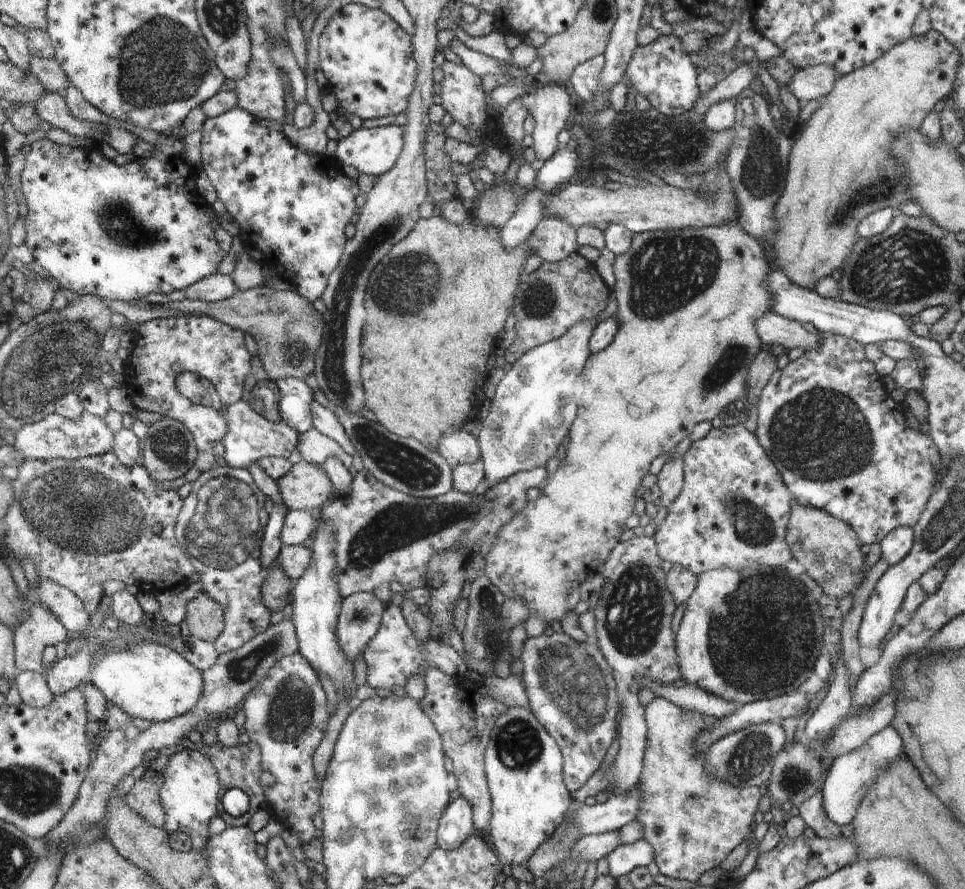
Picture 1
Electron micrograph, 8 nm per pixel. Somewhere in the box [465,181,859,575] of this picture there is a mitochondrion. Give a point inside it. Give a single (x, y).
(667, 273)

